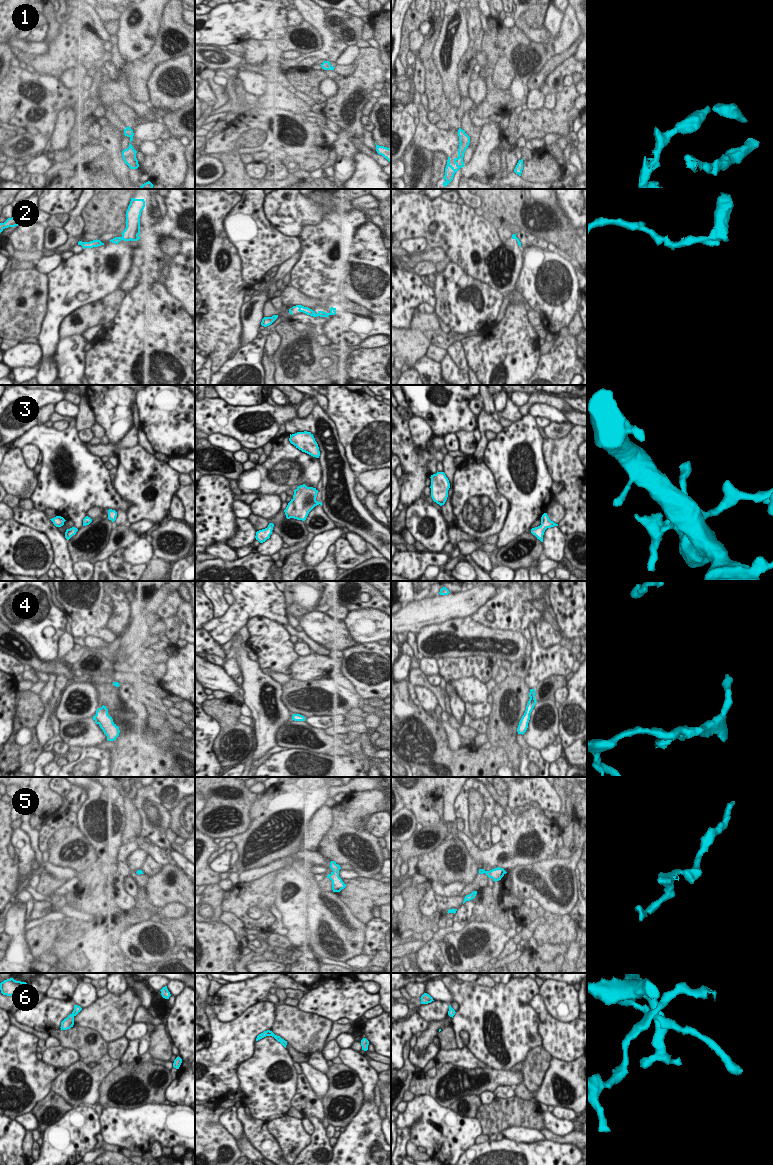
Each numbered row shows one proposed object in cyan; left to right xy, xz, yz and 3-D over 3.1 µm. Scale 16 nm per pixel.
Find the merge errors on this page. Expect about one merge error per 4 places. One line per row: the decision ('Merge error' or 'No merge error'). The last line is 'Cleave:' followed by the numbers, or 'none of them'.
1: No merge error
2: Merge error
3: No merge error
4: No merge error
5: No merge error
6: Merge error
Cleave: 2, 6.

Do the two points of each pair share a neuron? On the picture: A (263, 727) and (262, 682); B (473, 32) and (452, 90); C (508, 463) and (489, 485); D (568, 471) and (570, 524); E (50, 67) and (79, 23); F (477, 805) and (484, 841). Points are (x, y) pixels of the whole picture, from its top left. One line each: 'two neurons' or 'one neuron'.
A: one neuron
B: two neurons
C: two neurons
D: one neuron
E: one neuron
F: one neuron

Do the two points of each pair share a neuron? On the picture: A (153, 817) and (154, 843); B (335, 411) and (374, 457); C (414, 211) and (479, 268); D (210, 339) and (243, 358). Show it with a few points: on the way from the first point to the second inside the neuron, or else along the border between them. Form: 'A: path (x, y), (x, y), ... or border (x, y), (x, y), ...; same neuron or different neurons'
A: path (154, 823), (154, 837); same neuron
B: path (346, 422), (370, 446); same neuron
C: path (433, 213), (470, 251); same neuron
D: border (227, 359), (213, 374); different neurons

